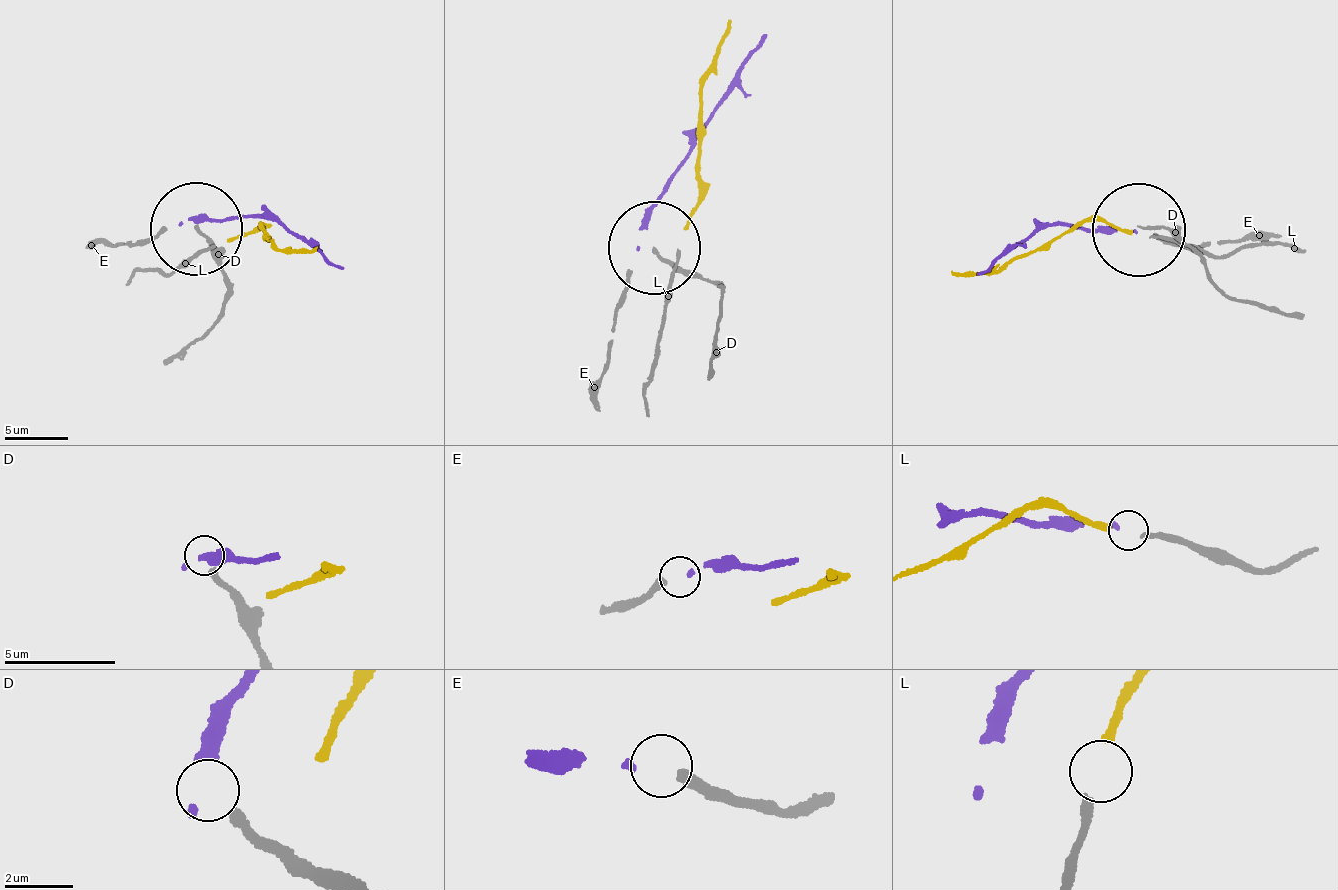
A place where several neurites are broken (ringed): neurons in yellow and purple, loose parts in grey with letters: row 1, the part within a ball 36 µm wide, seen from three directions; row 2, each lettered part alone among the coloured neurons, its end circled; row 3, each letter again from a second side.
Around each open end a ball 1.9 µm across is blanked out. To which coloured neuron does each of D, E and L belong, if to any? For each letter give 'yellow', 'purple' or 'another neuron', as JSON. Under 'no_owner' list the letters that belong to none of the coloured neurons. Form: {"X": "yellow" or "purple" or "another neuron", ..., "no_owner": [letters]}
{"D": "another neuron", "E": "purple", "L": "yellow", "no_owner": ["D"]}

